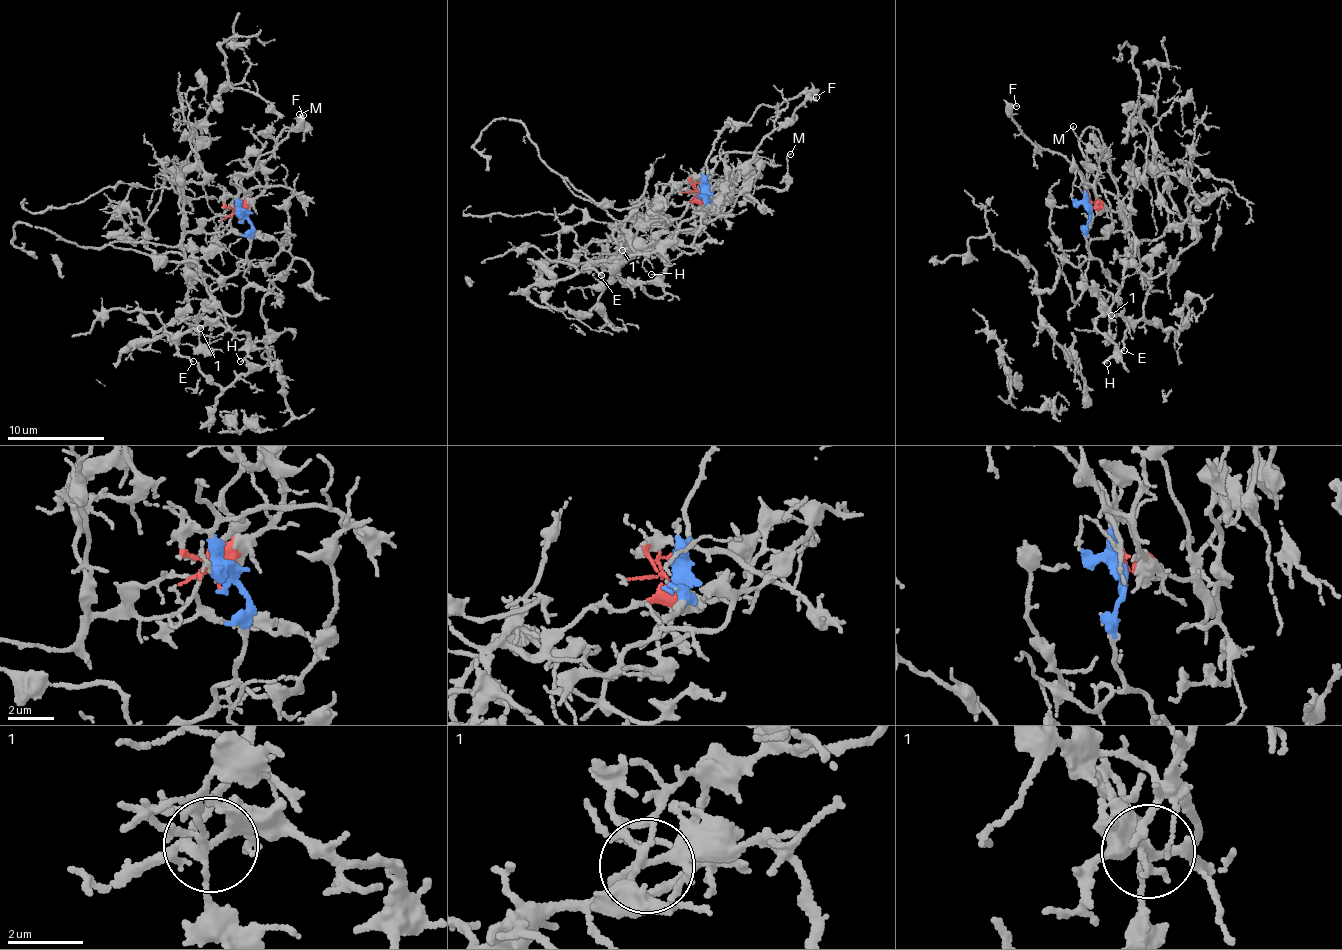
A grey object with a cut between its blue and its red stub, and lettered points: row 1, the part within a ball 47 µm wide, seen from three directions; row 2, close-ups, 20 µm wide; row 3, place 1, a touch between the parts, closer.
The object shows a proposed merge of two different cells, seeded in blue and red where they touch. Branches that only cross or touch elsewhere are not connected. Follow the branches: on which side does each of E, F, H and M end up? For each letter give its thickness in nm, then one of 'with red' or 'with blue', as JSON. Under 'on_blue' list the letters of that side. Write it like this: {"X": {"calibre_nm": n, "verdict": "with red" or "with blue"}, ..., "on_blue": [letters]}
{"E": {"calibre_nm": 160, "verdict": "with blue"}, "F": {"calibre_nm": 360, "verdict": "with blue"}, "H": {"calibre_nm": 80, "verdict": "with blue"}, "M": {"calibre_nm": 100, "verdict": "with red"}, "on_blue": ["E", "F", "H"]}

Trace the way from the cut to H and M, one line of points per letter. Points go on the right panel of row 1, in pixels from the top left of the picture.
H: (1089, 214), (1087, 250), (1118, 285), (1123, 309), (1095, 323), (1115, 346), (1107, 362)
M: (1090, 213), (1093, 202), (1098, 201), (1095, 190), (1103, 146), (1099, 153), (1089, 151), (1073, 132), (1073, 125)

